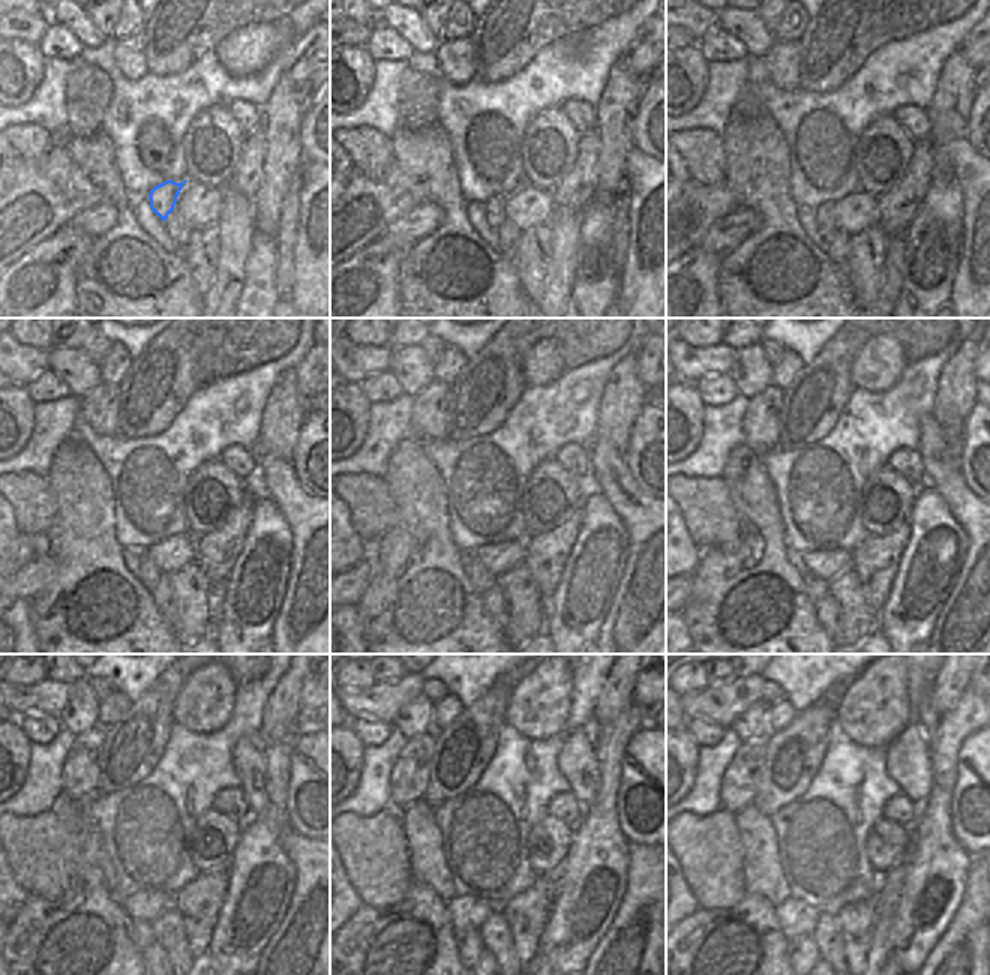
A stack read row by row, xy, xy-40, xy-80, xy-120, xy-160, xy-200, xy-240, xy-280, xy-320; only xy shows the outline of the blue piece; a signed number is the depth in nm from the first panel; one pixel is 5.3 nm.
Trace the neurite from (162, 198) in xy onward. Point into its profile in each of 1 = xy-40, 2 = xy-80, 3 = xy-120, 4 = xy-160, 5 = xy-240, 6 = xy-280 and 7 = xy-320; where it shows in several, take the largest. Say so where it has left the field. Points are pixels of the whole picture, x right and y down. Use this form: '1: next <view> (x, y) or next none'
1: next xy-40 (495, 215)
2: next xy-80 (825, 213)
3: next xy-120 (149, 575)
4: next xy-160 (480, 578)
5: next xy-240 (140, 932)
6: next xy-280 (468, 942)
7: next xy-320 (803, 953)

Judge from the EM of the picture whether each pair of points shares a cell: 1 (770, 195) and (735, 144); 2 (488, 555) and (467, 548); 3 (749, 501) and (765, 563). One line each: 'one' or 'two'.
1: one
2: two
3: one

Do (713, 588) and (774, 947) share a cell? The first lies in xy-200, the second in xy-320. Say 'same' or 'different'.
same

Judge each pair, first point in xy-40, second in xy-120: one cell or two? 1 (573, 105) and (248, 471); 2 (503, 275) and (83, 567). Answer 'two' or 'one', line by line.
1: one
2: one

